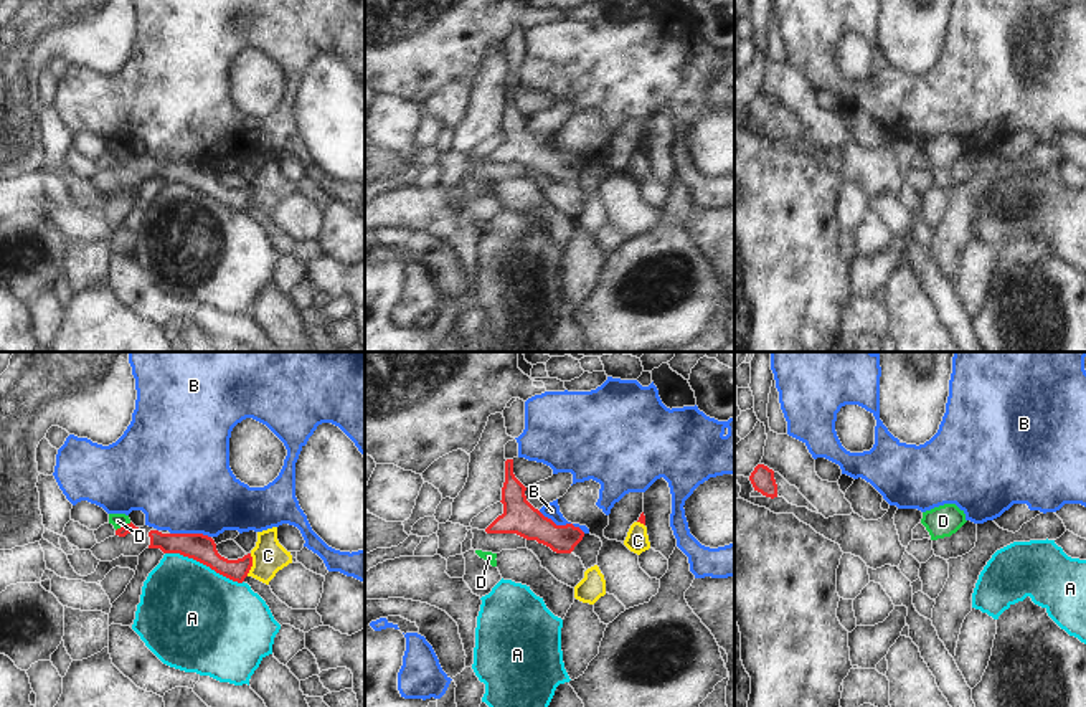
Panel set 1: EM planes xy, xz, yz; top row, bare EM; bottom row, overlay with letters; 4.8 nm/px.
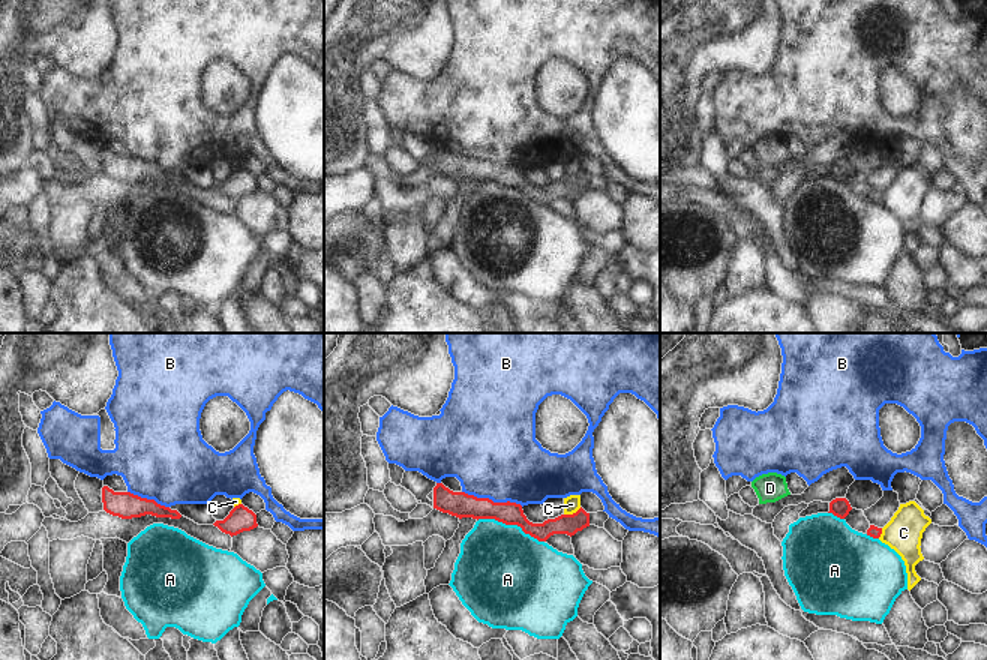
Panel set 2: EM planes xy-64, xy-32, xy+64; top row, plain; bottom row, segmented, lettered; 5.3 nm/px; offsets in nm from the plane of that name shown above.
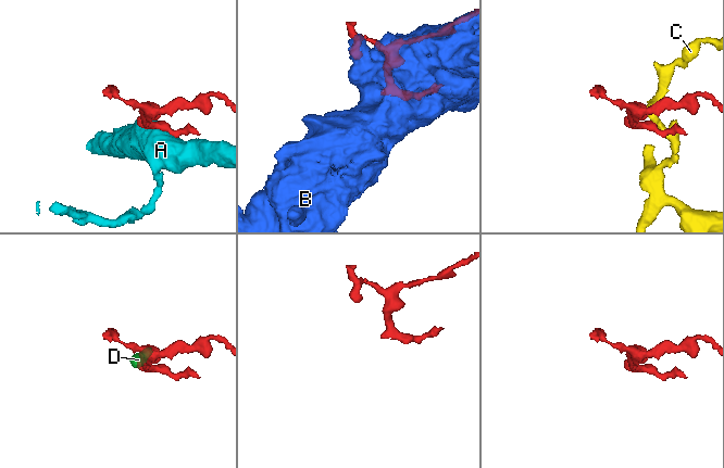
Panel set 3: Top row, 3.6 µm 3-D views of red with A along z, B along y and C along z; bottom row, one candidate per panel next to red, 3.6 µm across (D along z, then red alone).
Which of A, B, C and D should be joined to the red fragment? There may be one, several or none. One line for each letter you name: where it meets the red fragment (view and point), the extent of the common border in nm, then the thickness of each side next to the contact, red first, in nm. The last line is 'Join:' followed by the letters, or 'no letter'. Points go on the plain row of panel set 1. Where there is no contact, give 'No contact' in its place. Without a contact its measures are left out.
Join: no letter.

